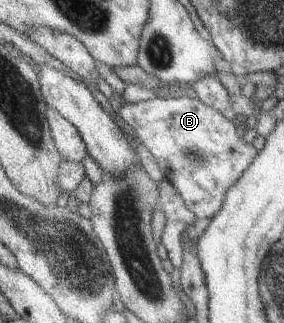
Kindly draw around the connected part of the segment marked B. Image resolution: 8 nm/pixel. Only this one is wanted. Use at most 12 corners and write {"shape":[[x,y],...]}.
{"shape":[[199,97],[124,99],[120,117],[198,219],[260,153]]}

